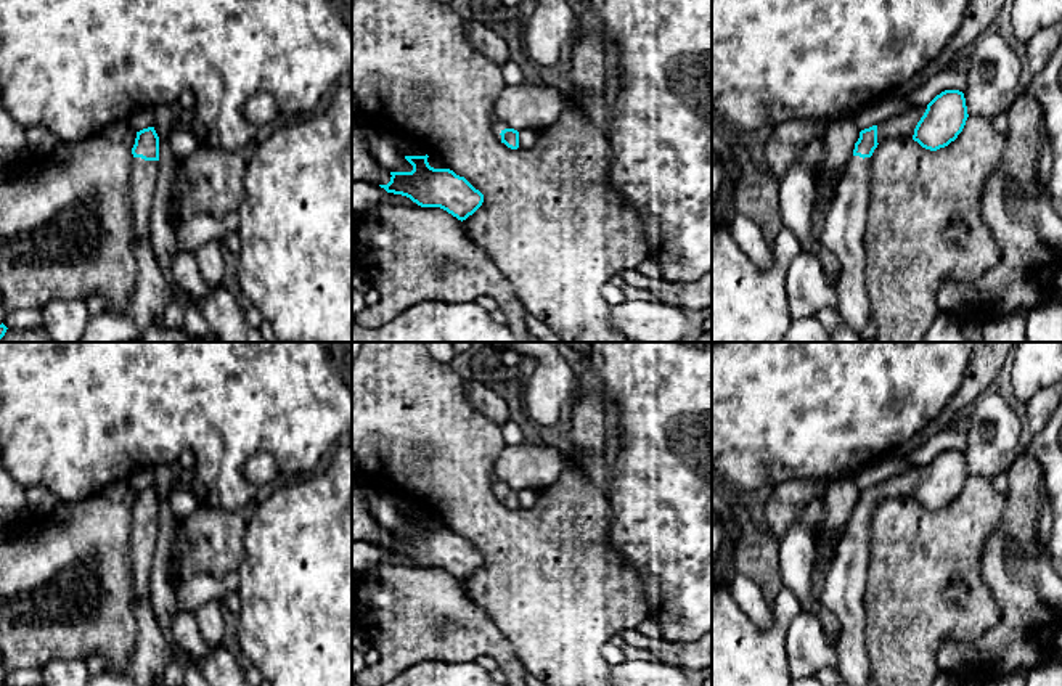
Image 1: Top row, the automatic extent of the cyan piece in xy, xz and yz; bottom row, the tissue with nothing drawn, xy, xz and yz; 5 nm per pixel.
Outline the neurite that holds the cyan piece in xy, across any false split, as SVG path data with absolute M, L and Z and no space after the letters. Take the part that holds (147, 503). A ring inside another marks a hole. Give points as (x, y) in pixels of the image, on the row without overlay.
M154 487L137 492L132 514L132 567L138 636L125 676L137 686L156 686L154 678L170 662L174 647L159 628L151 607L149 575L159 537L159 496Z

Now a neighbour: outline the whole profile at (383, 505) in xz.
M374 490L368 495L371 516L389 532L411 532L413 525L402 516L392 492Z

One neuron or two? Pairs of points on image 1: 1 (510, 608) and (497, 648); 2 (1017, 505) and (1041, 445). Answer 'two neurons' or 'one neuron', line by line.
1: two neurons
2: two neurons

